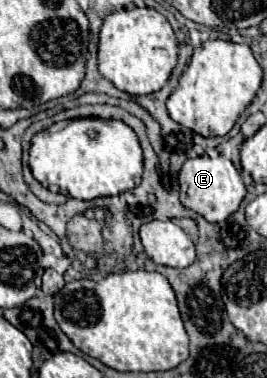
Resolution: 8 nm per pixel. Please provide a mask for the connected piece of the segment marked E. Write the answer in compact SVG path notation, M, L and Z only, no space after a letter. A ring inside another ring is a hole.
M204 154L204 156L196 156L196 158L186 160L178 174L178 182L182 204L186 208L198 212L200 216L204 216L211 223L224 222L230 214L234 214L238 210L242 198L246 196L246 186L242 182L238 170L224 156L210 158Z

